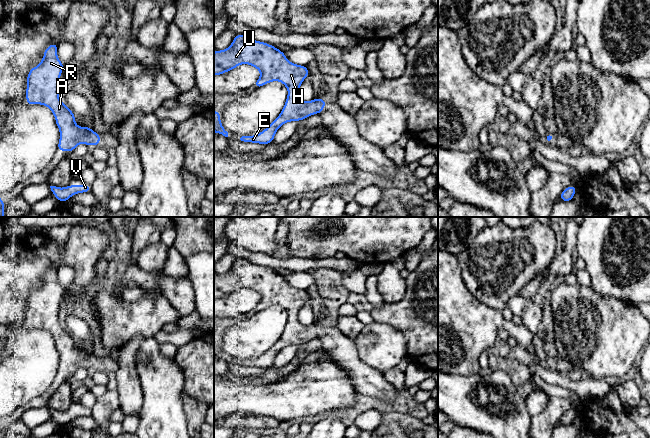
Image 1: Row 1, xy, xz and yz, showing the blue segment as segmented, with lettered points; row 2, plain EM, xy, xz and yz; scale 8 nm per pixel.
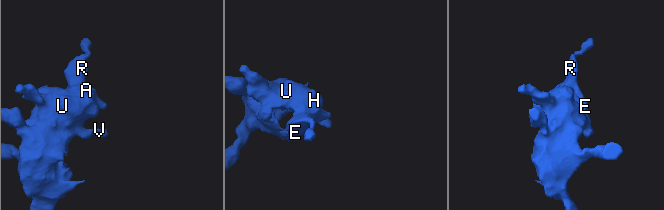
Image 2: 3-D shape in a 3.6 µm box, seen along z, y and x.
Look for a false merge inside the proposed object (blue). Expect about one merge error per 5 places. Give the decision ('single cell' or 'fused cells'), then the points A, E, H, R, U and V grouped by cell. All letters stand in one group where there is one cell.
single cell; A E H R U V

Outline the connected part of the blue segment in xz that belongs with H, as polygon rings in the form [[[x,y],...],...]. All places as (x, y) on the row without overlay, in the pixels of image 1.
[[[236,258],[227,273],[214,276],[214,300],[224,298],[241,288],[251,289],[260,295],[260,301],[253,309],[255,312],[279,305],[288,314],[285,329],[278,341],[257,359],[242,360],[241,365],[267,369],[273,366],[277,354],[283,348],[301,345],[324,334],[325,323],[314,322],[304,326],[300,322],[300,309],[310,296],[306,290],[290,286],[278,272],[246,259]]]

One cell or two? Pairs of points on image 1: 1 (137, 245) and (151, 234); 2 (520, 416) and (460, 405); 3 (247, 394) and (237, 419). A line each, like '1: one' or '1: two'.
1: one
2: one
3: two

